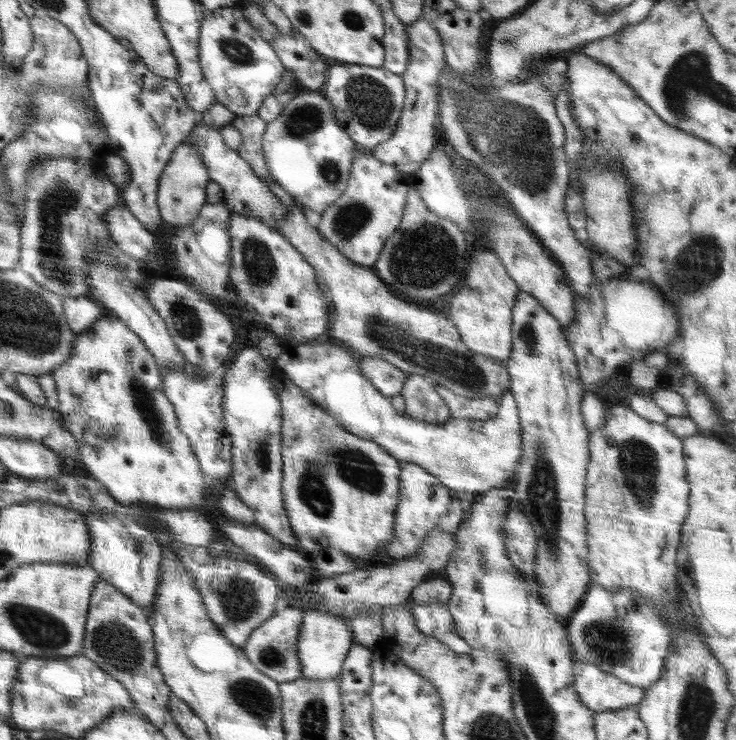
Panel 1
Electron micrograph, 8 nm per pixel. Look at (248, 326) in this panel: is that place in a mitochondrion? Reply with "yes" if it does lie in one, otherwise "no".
no

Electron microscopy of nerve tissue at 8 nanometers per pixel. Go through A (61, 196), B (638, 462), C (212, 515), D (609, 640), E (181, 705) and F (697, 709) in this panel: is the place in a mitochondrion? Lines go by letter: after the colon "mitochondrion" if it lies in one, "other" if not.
A: mitochondrion
B: mitochondrion
C: other
D: mitochondrion
E: other
F: mitochondrion

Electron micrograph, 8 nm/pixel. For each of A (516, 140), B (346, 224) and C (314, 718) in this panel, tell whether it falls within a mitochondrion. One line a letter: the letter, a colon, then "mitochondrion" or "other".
A: mitochondrion
B: mitochondrion
C: mitochondrion

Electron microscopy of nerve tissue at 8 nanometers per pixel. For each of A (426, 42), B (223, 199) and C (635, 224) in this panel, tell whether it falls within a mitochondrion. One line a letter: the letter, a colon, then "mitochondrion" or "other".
A: other
B: other
C: other

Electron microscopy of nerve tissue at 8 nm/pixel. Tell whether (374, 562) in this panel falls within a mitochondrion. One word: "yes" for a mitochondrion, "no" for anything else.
no

